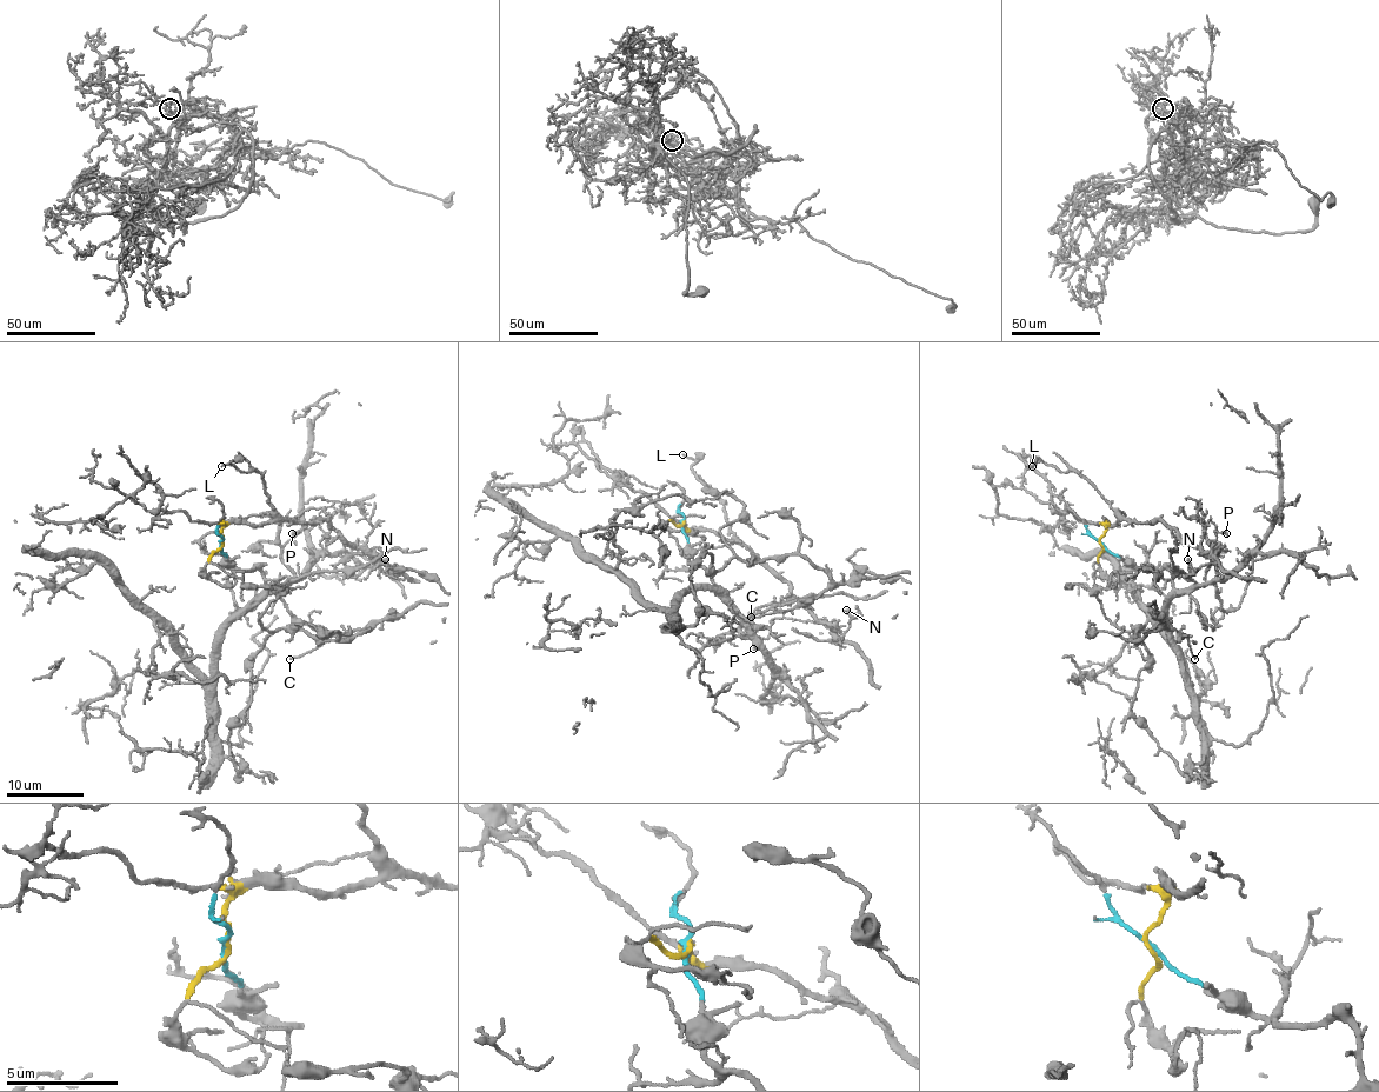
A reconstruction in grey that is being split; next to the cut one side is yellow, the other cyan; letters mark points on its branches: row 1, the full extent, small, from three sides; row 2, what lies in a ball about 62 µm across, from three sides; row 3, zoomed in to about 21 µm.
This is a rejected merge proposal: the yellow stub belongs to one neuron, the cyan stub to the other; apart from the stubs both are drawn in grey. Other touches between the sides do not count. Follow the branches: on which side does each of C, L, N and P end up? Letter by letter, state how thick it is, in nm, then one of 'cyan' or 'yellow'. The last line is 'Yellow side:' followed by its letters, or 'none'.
C: 130 nm thick; cyan
L: 90 nm thick; yellow
N: 160 nm thick; yellow
P: 150 nm thick; cyan
Yellow side: L, N

